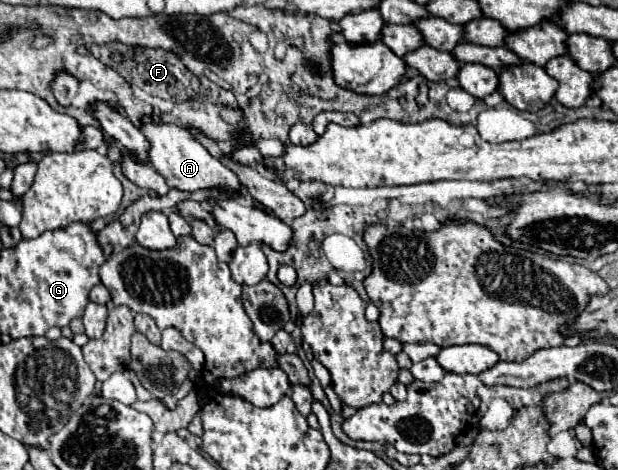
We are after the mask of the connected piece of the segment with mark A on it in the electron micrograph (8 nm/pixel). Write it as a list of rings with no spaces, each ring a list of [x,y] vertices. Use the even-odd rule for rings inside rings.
[[[143,115],[141,117],[141,131],[147,135],[147,141],[151,143],[151,151],[149,151],[149,161],[151,165],[165,177],[169,187],[177,187],[183,191],[195,191],[195,189],[203,189],[203,187],[215,187],[221,185],[227,191],[231,189],[239,189],[239,179],[237,175],[227,169],[219,159],[211,157],[209,151],[193,139],[193,135],[175,125],[175,123],[163,123],[163,121],[153,121],[151,115]]]

